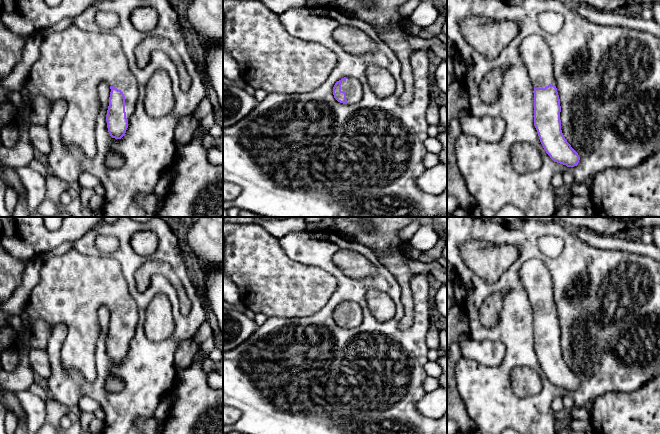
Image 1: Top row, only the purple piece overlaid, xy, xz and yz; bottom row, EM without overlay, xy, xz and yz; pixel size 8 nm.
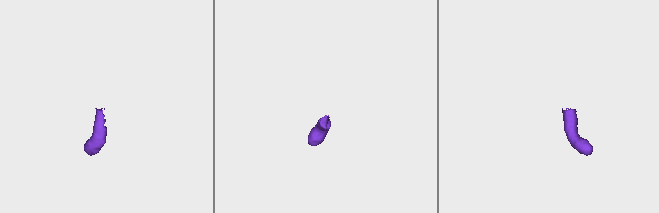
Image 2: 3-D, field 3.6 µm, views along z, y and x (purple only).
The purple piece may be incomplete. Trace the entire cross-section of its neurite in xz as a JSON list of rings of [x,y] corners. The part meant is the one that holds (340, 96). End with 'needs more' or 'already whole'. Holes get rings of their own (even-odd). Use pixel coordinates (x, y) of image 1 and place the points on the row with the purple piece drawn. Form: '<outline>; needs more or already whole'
[[[342,78],[333,87],[334,98],[343,104],[353,105],[362,99],[362,84],[355,78]]]; needs more

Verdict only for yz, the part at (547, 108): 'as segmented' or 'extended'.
extended

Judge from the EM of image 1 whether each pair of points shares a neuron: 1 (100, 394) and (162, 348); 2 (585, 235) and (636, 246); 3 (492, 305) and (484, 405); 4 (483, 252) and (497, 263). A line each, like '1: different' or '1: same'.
1: same
2: same
3: different
4: same

